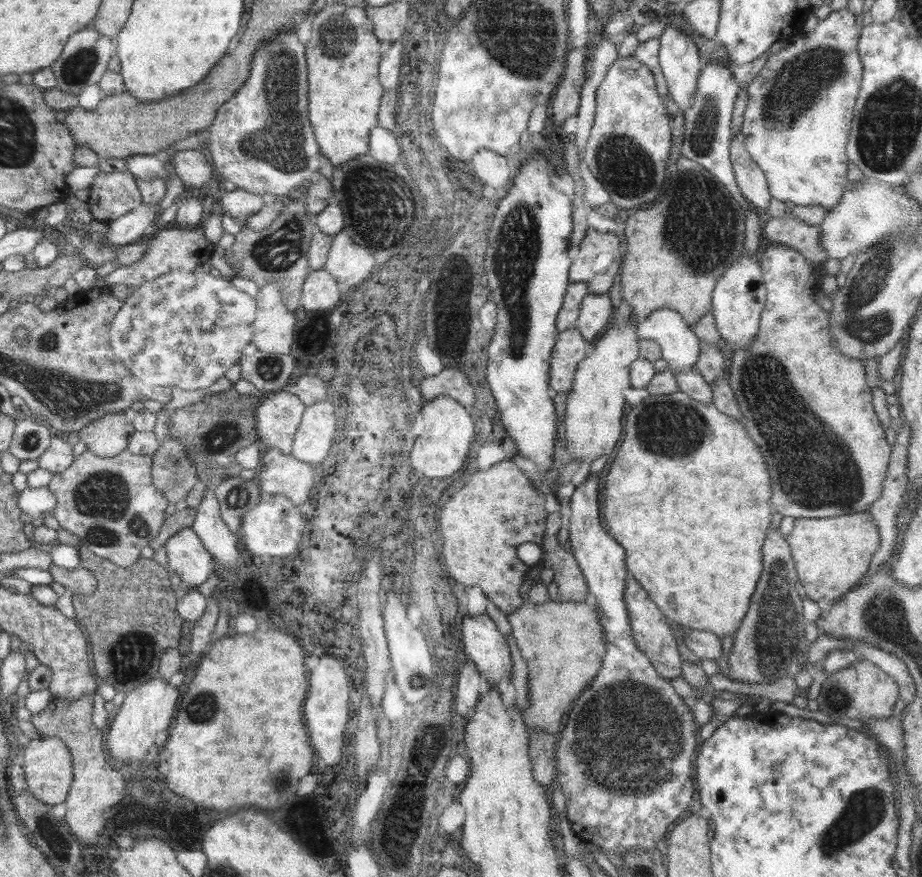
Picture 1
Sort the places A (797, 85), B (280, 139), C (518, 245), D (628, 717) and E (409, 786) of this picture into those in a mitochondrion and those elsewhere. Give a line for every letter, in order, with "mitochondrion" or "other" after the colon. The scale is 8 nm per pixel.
A: mitochondrion
B: mitochondrion
C: mitochondrion
D: mitochondrion
E: other

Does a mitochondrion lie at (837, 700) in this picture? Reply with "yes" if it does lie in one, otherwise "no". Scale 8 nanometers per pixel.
yes

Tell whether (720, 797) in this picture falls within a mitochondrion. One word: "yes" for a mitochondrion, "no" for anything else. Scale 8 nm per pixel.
no

